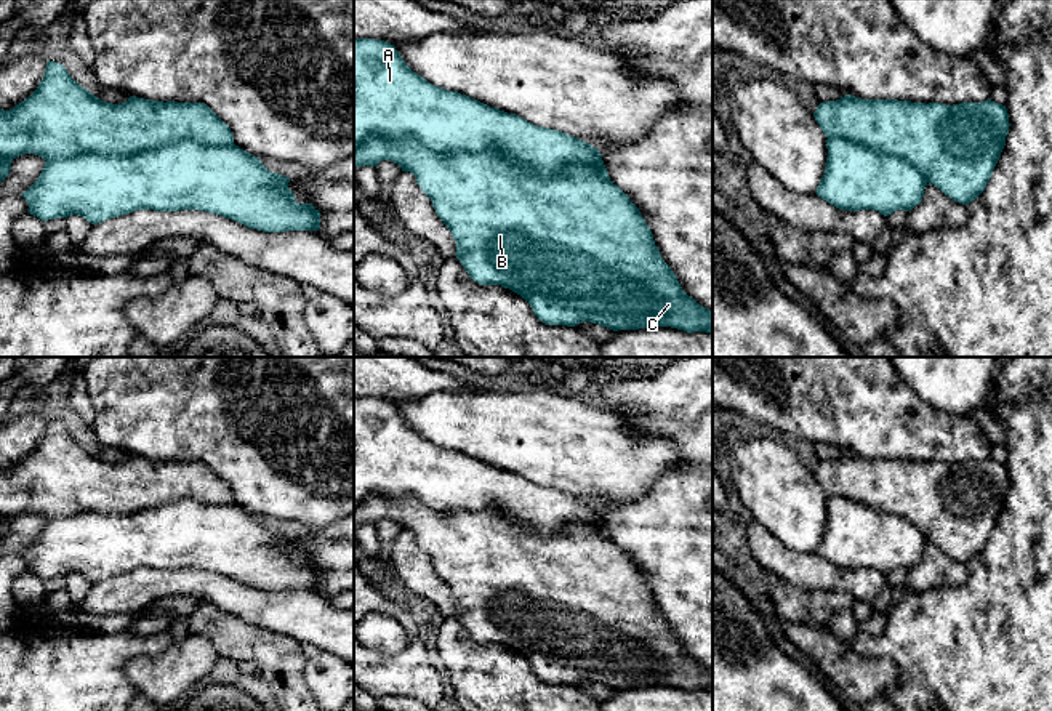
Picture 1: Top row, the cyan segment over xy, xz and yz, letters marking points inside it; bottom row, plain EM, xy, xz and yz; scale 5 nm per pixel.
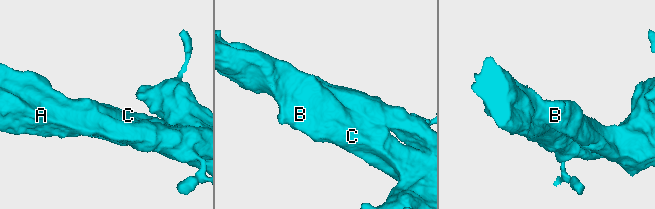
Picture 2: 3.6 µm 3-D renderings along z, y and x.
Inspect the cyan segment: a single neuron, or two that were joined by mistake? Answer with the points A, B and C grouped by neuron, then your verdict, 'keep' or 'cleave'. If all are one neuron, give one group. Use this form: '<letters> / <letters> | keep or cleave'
A / B C | cleave

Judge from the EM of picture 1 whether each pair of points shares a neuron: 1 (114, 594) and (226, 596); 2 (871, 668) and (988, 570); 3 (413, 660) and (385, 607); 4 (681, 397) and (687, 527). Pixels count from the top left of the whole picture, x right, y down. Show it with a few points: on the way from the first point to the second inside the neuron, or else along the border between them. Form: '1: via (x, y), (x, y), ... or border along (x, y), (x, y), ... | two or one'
1: via (141, 586), (199, 583) | one
2: border along (849, 644), (887, 657), (899, 682) | two
3: via (413, 646), (413, 631), (399, 614) | one
4: via (692, 429), (692, 495) | one

